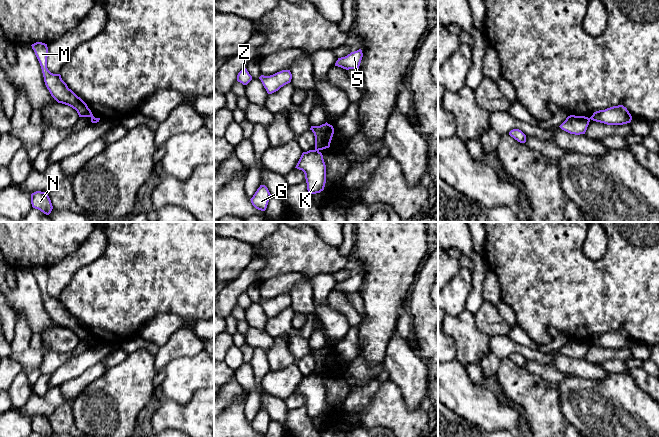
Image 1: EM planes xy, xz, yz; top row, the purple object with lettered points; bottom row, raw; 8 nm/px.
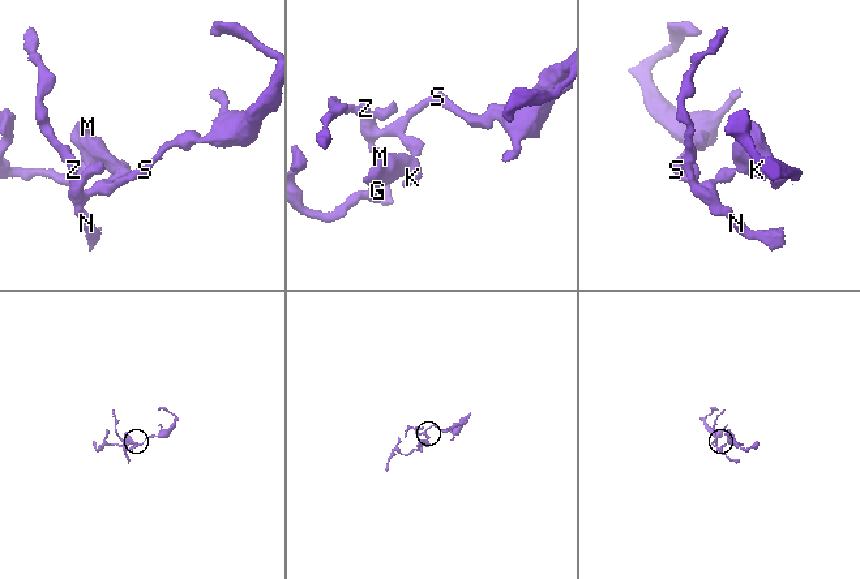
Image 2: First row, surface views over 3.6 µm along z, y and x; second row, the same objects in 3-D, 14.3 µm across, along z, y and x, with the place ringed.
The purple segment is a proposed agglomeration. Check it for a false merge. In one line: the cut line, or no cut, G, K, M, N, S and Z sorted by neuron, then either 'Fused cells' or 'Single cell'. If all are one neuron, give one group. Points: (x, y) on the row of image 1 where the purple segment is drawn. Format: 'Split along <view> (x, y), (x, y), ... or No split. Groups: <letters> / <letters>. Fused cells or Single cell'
Split along xz (315, 148), (318, 151). Groups: G K M / N S Z. Fused cells

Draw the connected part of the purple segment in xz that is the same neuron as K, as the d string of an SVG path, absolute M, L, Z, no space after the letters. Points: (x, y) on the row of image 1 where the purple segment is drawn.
M318 150L303 152L296 167L305 174L307 190L311 194L320 193L326 183L326 165Z

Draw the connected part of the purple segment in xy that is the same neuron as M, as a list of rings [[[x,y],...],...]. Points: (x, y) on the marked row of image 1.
[[[36,42],[31,45],[40,63],[44,82],[51,96],[58,102],[75,109],[79,117],[95,118],[87,104],[78,97],[62,80],[60,74],[53,74],[47,68],[48,47],[47,44]]]

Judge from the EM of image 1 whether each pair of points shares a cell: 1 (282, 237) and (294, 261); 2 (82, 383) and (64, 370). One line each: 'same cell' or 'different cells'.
1: same cell
2: different cells

